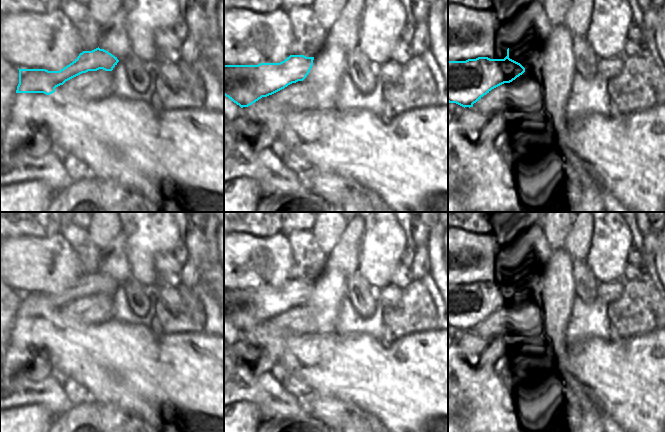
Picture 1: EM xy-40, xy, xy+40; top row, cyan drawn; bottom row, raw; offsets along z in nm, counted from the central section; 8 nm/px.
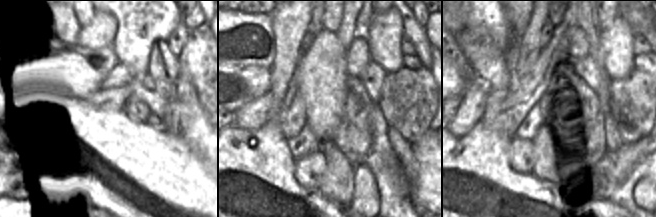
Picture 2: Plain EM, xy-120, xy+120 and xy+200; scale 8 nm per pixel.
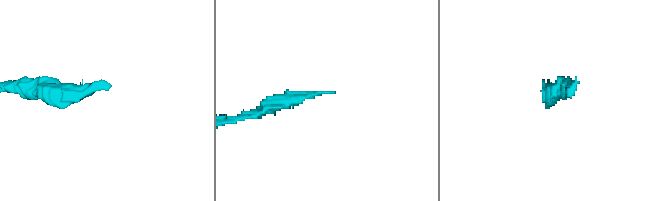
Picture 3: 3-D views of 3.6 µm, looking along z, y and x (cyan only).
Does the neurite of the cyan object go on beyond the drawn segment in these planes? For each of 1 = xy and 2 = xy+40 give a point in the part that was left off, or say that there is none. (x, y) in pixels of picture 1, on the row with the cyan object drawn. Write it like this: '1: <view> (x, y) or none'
1: none
2: none

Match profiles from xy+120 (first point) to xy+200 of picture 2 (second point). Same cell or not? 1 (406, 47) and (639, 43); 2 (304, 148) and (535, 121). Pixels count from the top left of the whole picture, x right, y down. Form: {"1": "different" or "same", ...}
{"1": "same", "2": "same"}

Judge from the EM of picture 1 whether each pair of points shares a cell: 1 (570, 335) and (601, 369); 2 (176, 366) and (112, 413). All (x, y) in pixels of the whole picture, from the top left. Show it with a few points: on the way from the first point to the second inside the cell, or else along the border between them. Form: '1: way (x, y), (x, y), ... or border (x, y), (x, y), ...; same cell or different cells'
1: border (598, 337), (586, 337), (570, 342); different cells
2: border (97, 402), (113, 404), (139, 419); different cells

